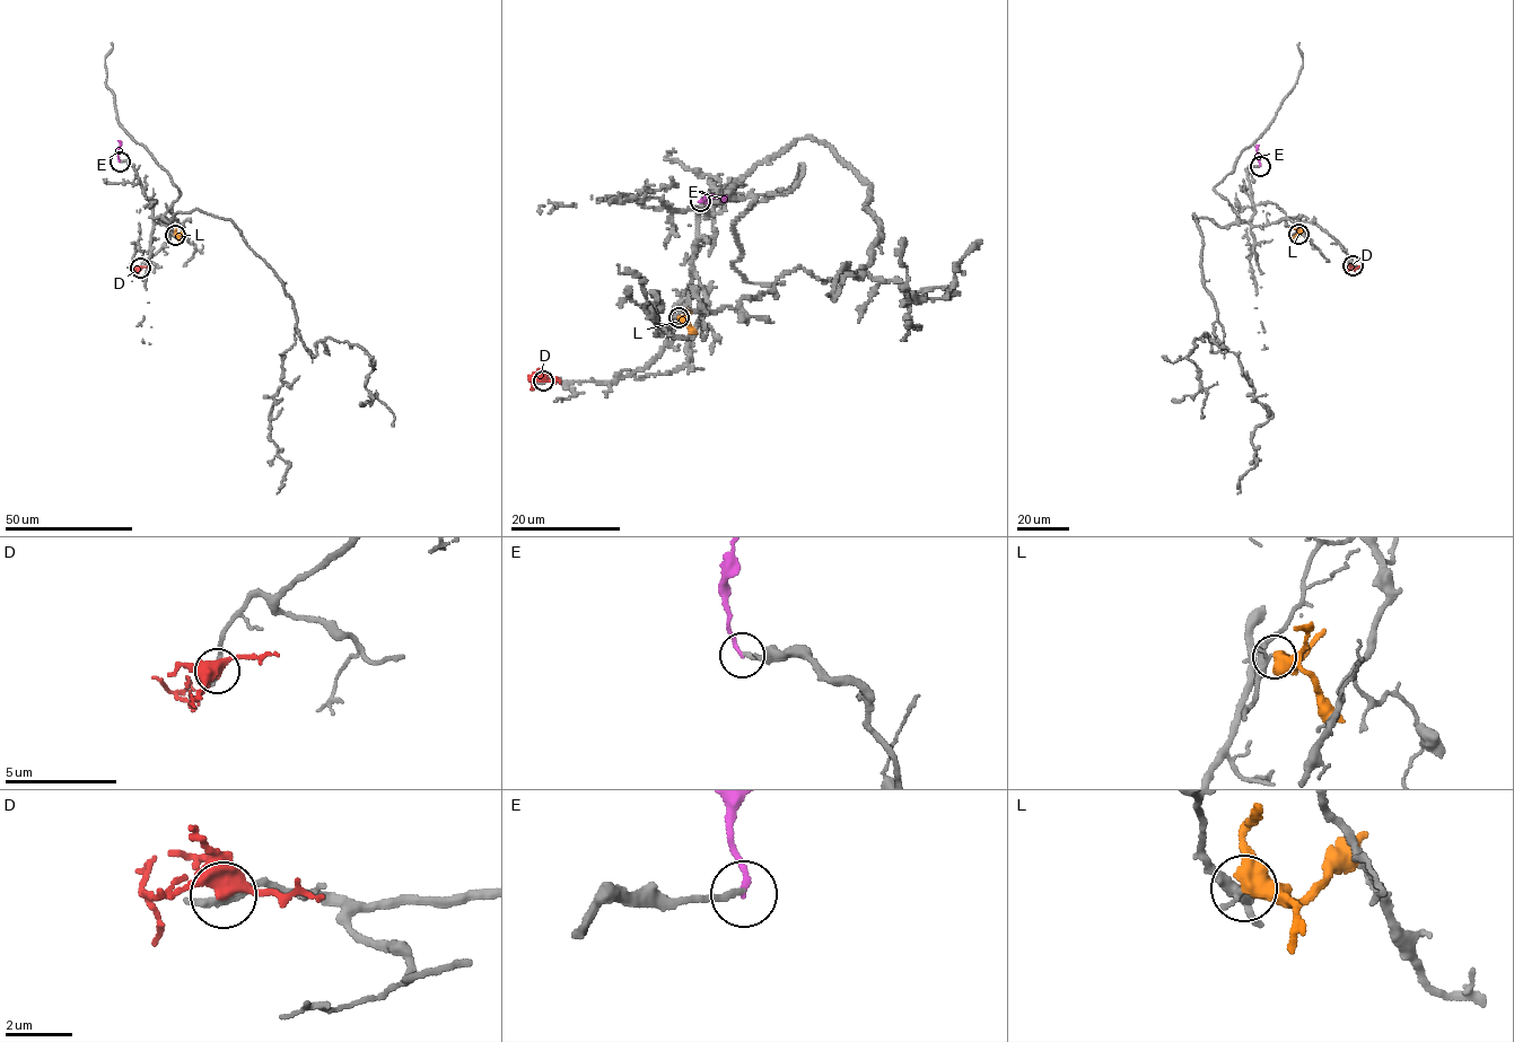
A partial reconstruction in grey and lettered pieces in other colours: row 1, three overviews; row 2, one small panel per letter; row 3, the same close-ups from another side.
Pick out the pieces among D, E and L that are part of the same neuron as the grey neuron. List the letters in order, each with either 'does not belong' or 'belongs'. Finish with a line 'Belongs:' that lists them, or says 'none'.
D: does not belong
E: does not belong
L: does not belong
Belongs: none

